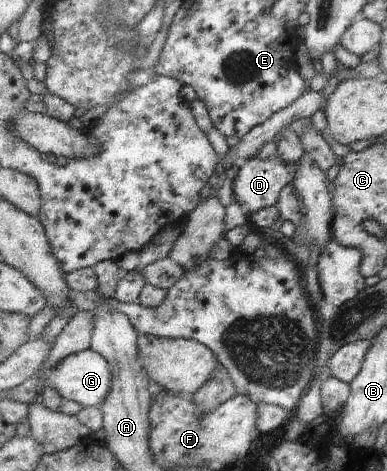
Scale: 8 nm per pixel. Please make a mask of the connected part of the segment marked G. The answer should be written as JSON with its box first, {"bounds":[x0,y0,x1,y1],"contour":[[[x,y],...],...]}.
{"bounds":[46,348,114,408],"contour":[[[92,348],[68,355],[54,369],[46,369],[46,373],[48,373],[48,387],[56,387],[56,391],[62,397],[76,401],[82,408],[100,408],[104,401],[110,397],[112,385],[114,385],[114,373],[112,373],[108,361]]]}

